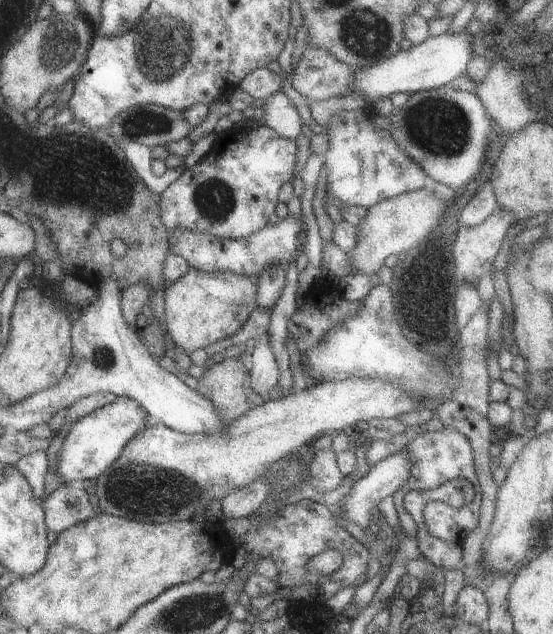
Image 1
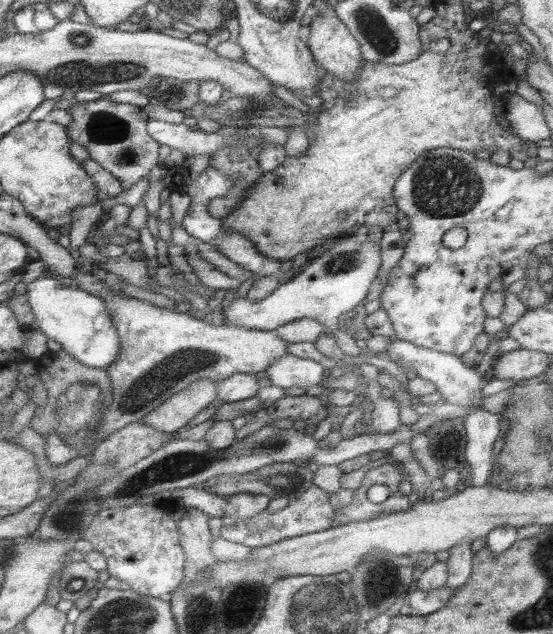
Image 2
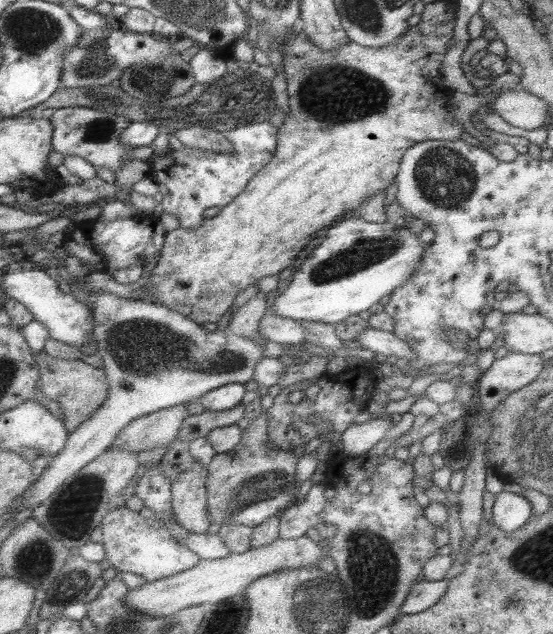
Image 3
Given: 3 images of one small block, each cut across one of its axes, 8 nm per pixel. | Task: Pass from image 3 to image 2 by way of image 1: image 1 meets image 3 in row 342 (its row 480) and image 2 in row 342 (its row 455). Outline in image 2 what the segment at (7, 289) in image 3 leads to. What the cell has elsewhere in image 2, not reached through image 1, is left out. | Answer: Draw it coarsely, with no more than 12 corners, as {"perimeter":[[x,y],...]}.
{"perimeter":[[59,277],[26,295],[31,324],[78,362],[109,368],[120,335],[104,300]]}

